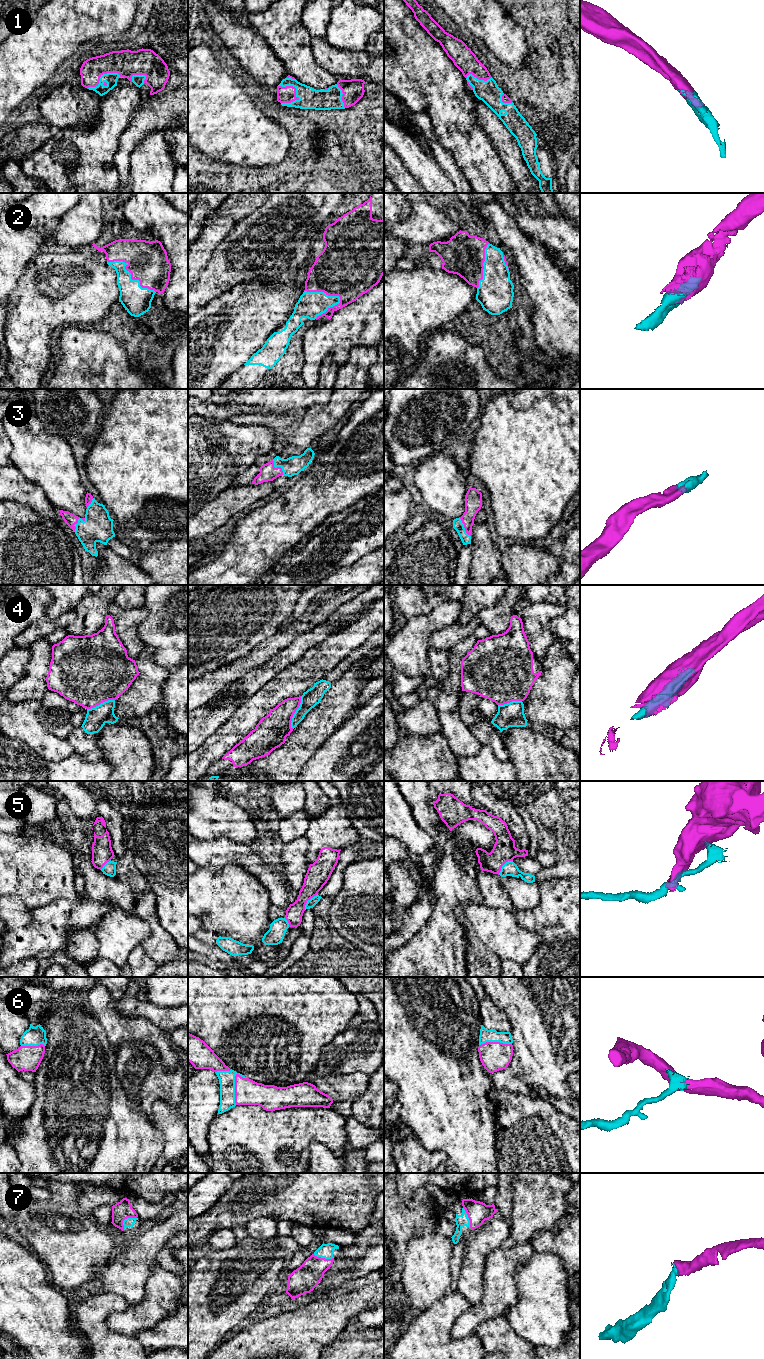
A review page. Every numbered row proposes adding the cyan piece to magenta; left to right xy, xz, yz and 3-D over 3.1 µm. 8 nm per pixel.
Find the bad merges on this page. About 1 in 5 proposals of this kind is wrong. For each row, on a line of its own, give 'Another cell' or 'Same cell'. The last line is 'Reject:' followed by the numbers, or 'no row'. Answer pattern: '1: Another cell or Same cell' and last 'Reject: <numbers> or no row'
1: Same cell
2: Same cell
3: Same cell
4: Another cell
5: Another cell
6: Same cell
7: Same cell
Reject: 4, 5

